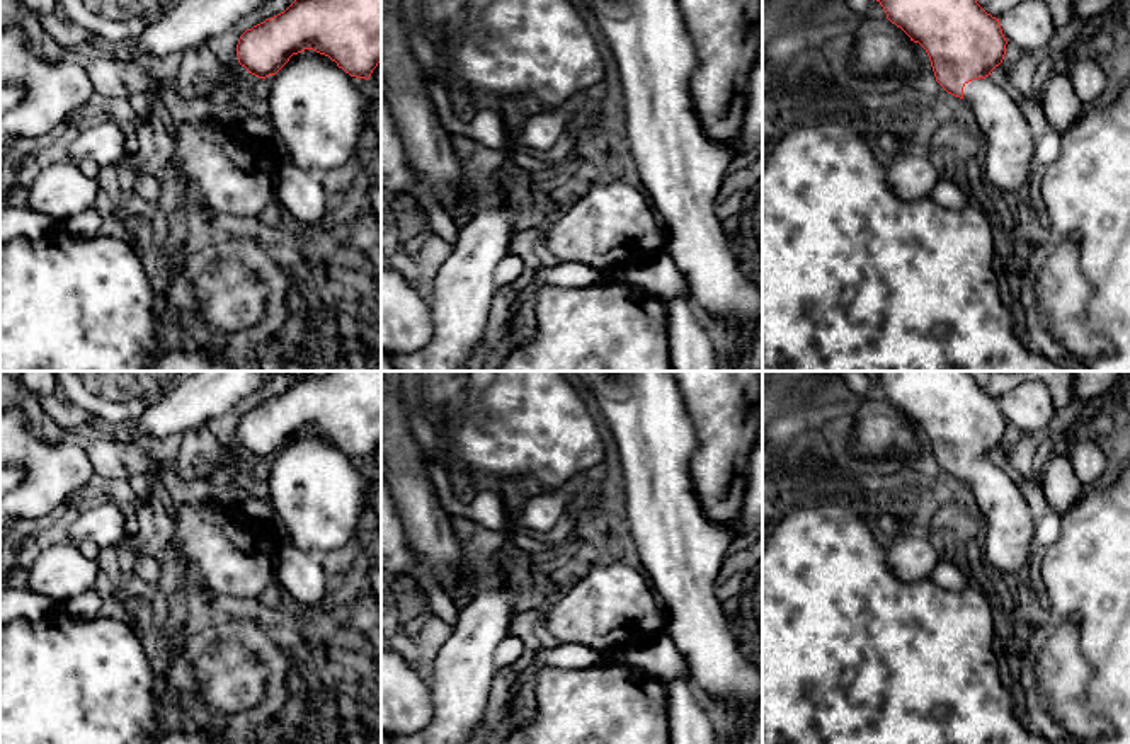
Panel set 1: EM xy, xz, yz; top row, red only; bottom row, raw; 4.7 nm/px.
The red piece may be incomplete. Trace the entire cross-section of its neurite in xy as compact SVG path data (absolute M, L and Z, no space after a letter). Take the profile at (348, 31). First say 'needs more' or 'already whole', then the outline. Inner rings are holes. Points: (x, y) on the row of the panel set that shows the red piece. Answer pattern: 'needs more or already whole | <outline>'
already whole | M294 0L284 12L247 29L238 39L237 56L248 73L265 78L305 49L328 56L351 77L368 80L381 61L381 0Z

